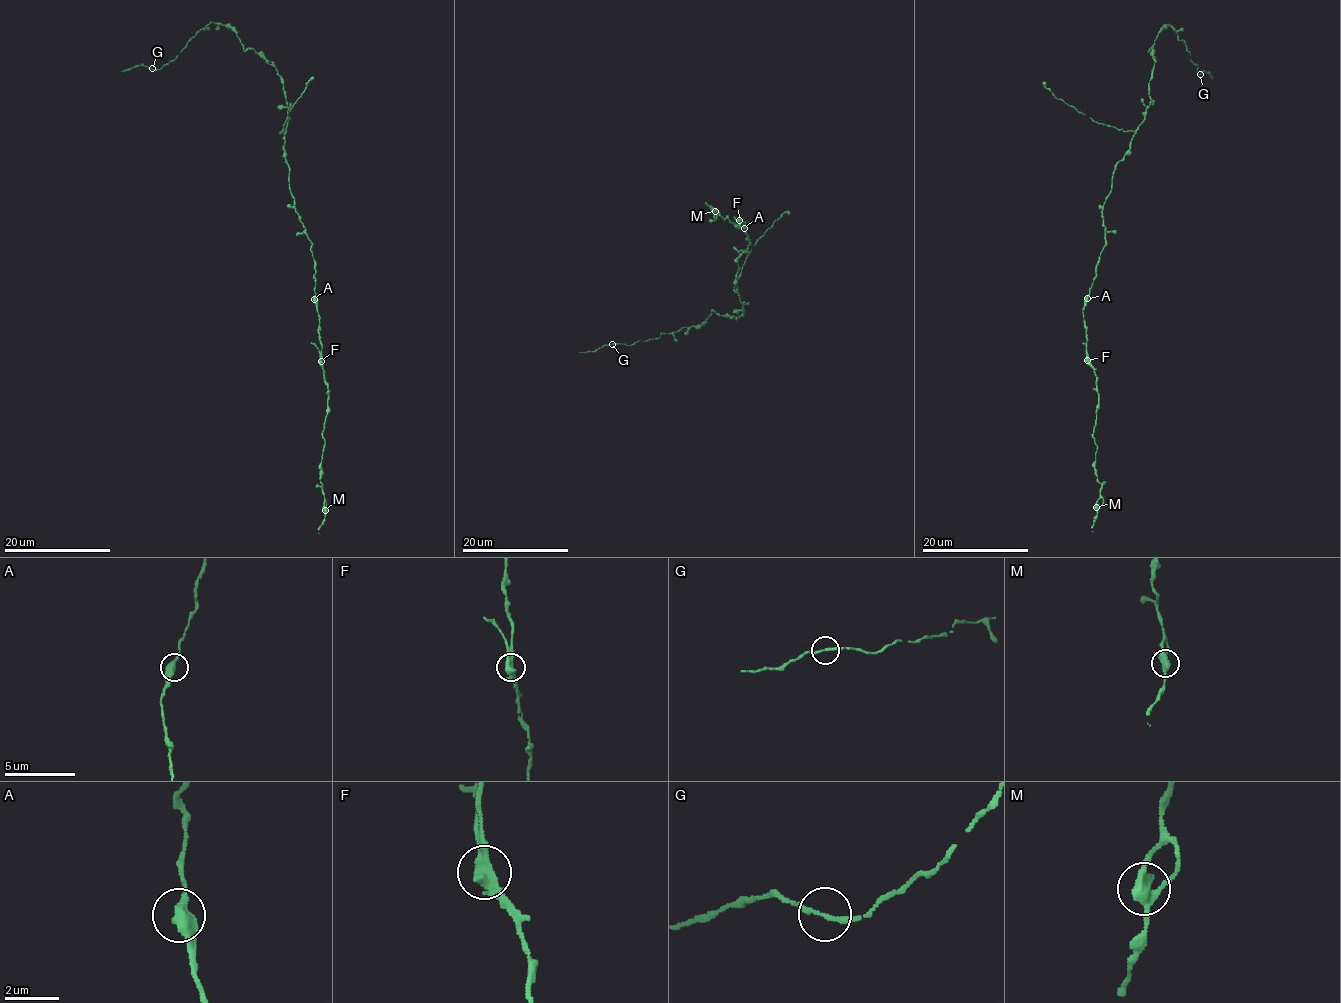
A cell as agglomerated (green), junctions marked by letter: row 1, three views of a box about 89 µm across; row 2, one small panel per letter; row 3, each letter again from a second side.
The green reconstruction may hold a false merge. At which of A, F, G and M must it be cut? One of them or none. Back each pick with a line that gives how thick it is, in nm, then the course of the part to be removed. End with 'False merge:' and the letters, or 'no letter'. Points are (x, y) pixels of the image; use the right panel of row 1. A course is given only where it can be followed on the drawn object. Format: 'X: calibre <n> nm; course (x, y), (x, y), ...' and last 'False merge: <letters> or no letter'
F: calibre 420 nm; course (1088, 359), (1083, 342)
False merge: F

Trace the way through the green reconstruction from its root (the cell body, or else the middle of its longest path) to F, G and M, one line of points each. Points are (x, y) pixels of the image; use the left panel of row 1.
F: (293, 199), (299, 220), (312, 245), (321, 361)
G: (293, 199), (284, 150), (287, 101), (272, 65), (229, 27), (211, 22), (174, 60), (152, 68)
M: (293, 199), (312, 245), (316, 269), (319, 338), (328, 386), (320, 480), (325, 510)

